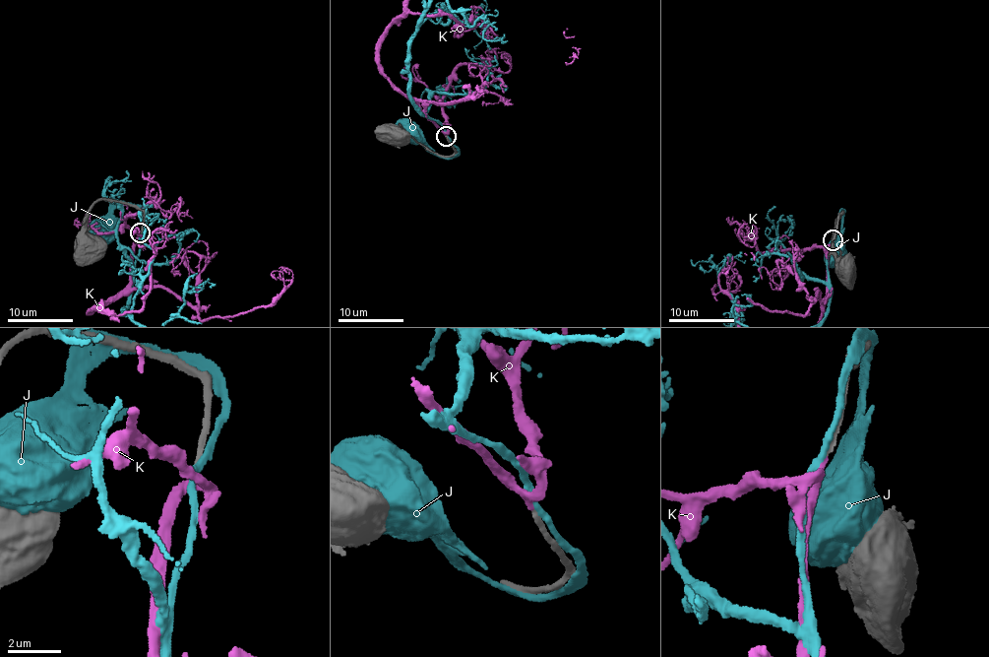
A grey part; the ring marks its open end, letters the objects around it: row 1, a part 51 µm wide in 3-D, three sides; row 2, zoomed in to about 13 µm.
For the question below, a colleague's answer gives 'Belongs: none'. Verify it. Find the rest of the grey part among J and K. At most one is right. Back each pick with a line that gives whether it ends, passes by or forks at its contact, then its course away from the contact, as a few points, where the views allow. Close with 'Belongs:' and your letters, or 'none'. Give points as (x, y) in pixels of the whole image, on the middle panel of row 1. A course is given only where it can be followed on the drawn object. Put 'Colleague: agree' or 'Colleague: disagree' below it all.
K: it passes by
Belongs: K
Colleague: disagree

